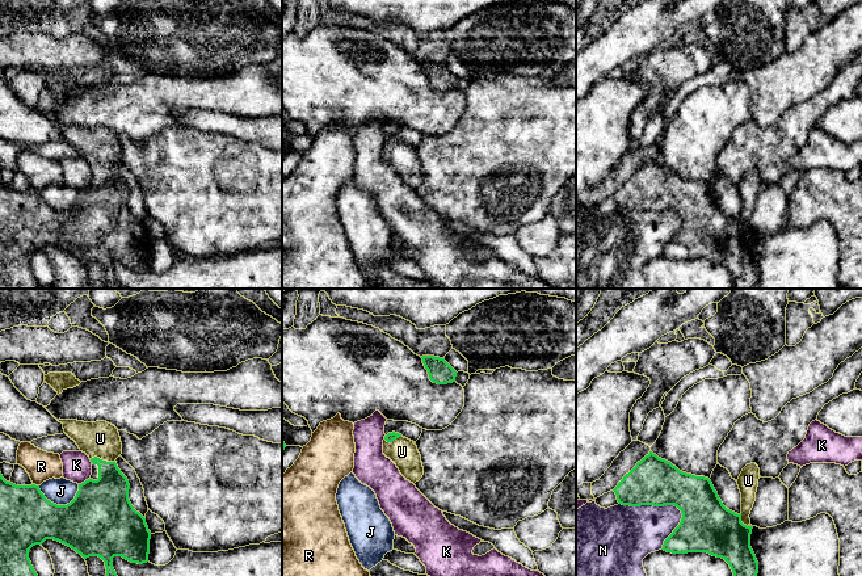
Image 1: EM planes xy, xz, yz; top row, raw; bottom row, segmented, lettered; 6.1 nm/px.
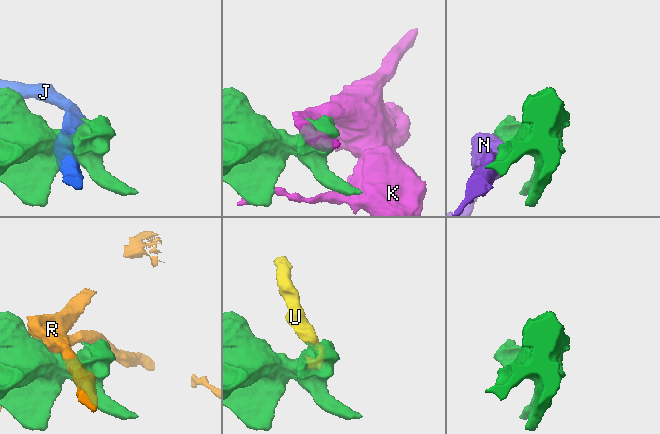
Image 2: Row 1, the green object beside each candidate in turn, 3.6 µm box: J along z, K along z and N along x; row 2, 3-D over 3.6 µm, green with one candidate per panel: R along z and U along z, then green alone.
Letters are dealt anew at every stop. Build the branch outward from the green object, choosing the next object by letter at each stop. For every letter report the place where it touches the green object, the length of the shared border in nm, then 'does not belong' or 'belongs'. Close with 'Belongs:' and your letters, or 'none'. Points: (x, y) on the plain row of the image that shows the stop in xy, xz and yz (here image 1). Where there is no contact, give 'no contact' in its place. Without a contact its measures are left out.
J: meets green in xy at (58, 211); contact 260 nm long; does not belong
K: meets green in xy at (85, 186); contact 80 nm long; does not belong
N: meets green in yz at (654, 211); contact 400 nm long; does not belong
R: meets green in xy at (34, 190); contact 40 nm long; does not belong
U: meets green in xy at (101, 165); contact 150 nm long; belongs
Belongs: U

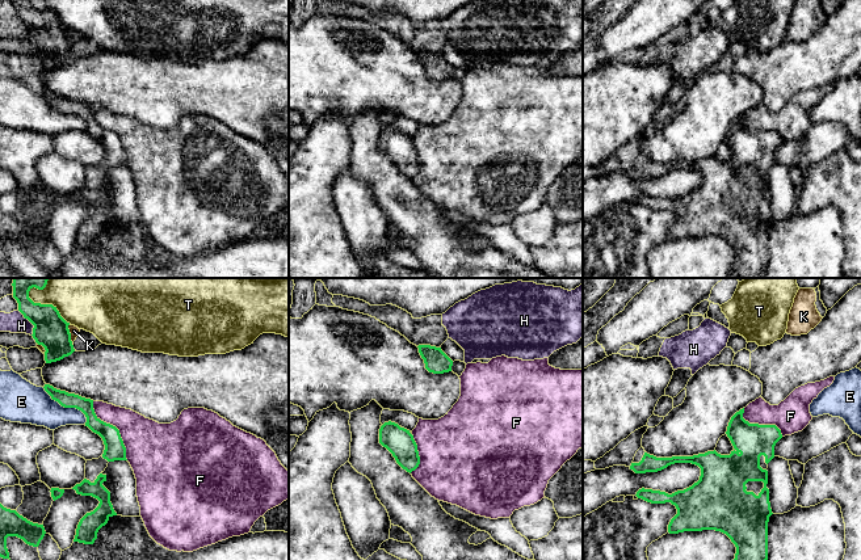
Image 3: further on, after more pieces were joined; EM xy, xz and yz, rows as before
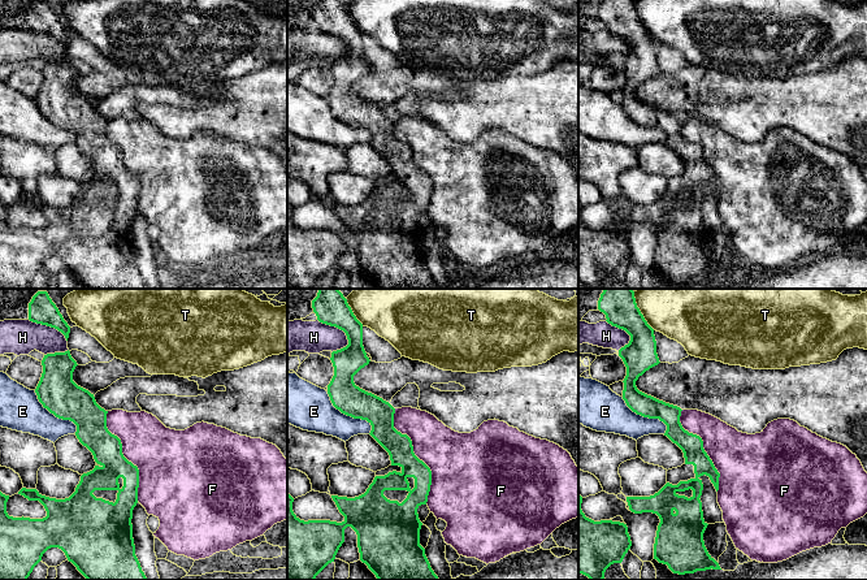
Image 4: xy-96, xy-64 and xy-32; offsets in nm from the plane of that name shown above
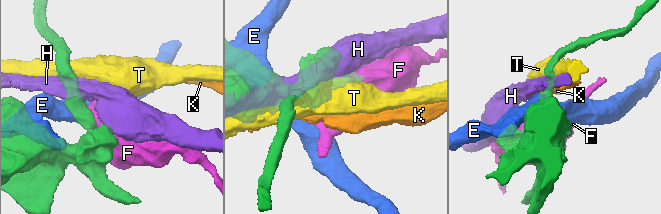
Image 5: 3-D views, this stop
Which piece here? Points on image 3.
E: meets green in xy at (67, 113); contact 360 nm long; does not belong
F: meets green in xy at (116, 134); contact 420 nm long; does not belong
H: meets green in xy at (30, 28); contact 180 nm long; does not belong
K: meets green in xy at (70, 41); contact 140 nm long; does not belong
T: meets green in xy at (49, 11); contact 320 nm long; does not belong
Belongs: none

